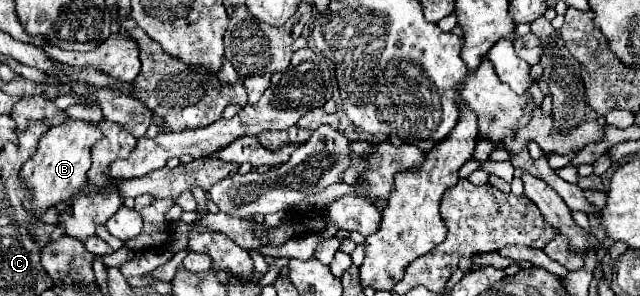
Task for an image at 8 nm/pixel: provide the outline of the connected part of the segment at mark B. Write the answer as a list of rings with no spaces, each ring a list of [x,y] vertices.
[[[68,119],[64,125],[46,131],[40,139],[36,155],[20,171],[24,187],[32,193],[32,201],[24,201],[26,211],[30,211],[34,217],[42,217],[48,207],[76,197],[86,185],[86,173],[90,169],[90,149],[98,139],[102,139],[100,129],[78,119]]]

